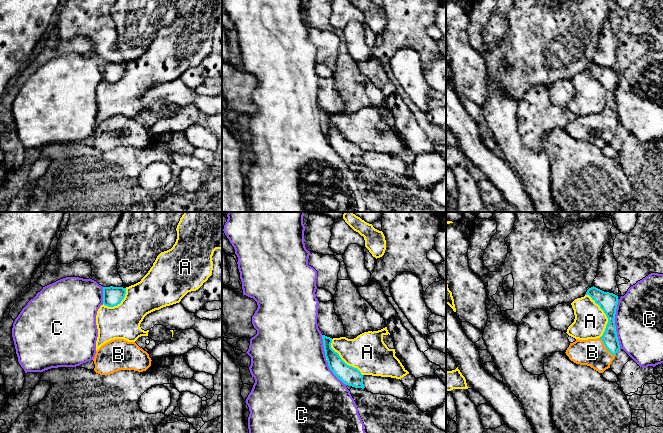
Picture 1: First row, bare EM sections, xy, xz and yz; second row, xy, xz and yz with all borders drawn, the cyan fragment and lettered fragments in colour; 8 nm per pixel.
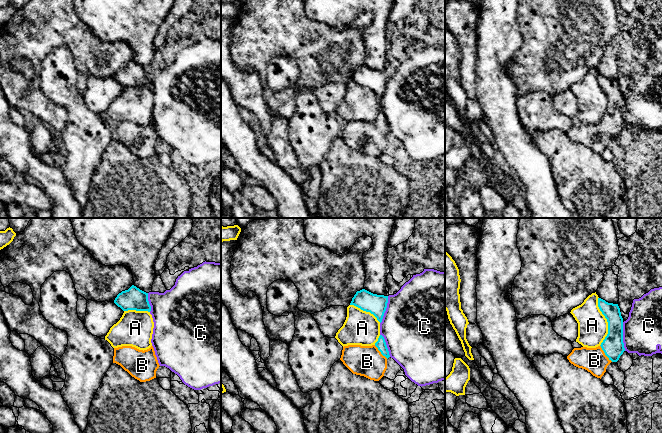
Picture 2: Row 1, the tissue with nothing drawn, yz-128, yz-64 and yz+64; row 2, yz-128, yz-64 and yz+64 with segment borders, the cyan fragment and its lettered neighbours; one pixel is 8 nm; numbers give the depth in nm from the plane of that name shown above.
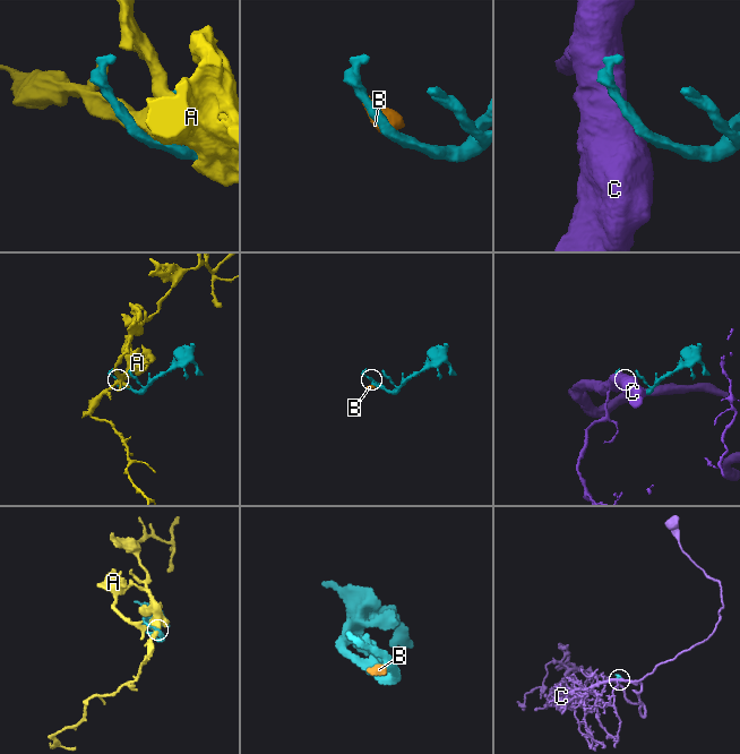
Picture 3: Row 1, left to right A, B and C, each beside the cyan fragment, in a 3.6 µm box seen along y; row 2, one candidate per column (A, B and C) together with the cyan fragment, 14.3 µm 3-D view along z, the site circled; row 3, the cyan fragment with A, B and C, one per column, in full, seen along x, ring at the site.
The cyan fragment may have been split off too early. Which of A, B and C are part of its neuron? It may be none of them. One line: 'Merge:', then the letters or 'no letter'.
Merge: B

